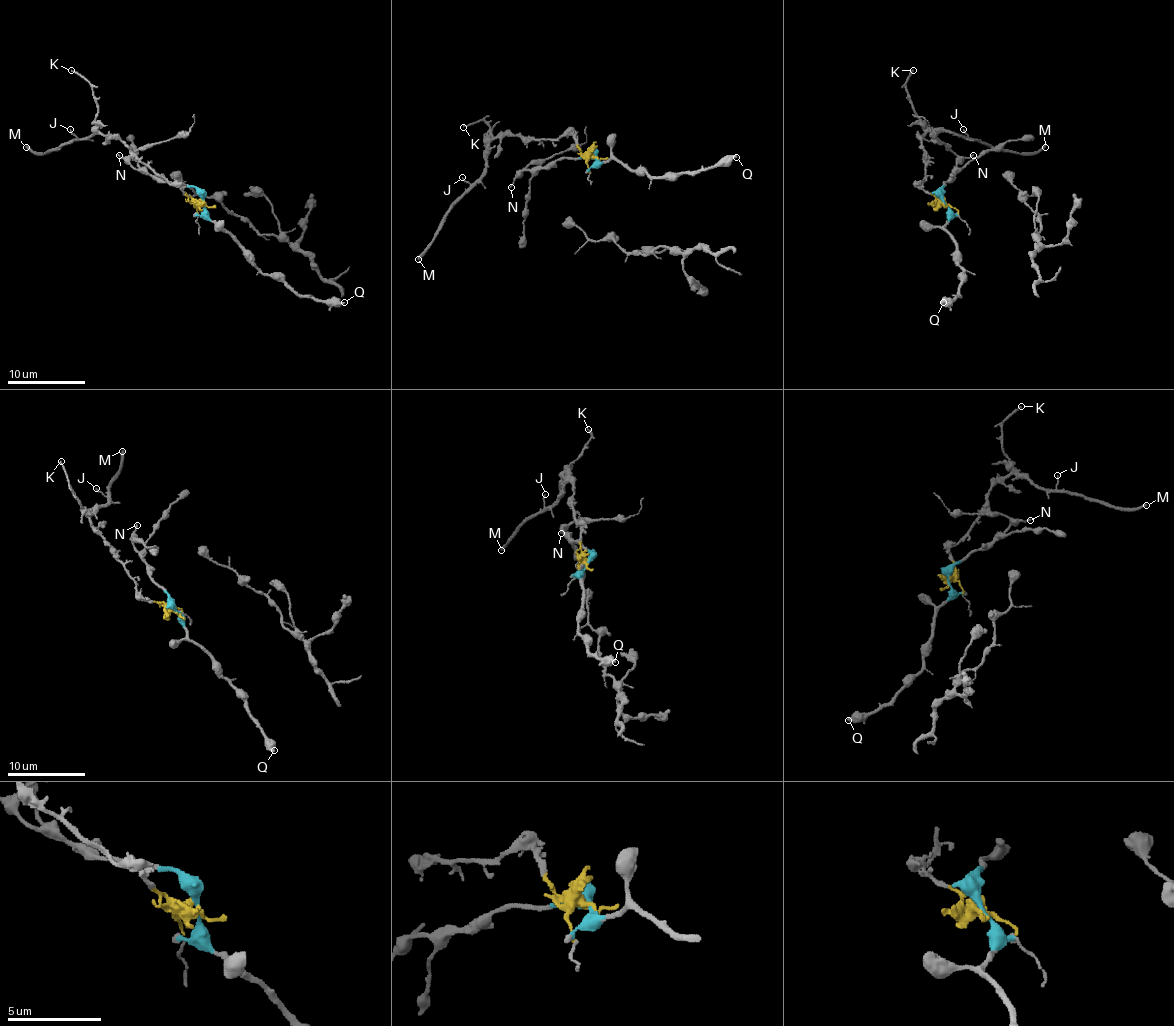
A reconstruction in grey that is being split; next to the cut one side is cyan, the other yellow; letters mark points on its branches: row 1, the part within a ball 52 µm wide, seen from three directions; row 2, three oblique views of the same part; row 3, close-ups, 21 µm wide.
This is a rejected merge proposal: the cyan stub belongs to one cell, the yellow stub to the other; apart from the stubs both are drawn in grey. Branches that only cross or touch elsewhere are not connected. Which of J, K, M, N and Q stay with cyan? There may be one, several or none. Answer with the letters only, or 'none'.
N, Q

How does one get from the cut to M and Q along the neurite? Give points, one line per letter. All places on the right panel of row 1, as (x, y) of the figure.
M: (942, 201), (921, 187), (925, 176), (921, 139), (929, 131), (954, 131), (1014, 153), (1039, 153), (1045, 147)
Q: (942, 201), (948, 213), (944, 230), (956, 246), (956, 263), (962, 273), (958, 294), (942, 302)

